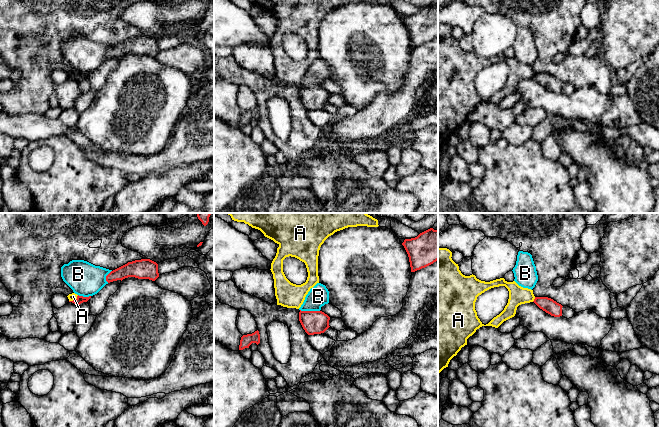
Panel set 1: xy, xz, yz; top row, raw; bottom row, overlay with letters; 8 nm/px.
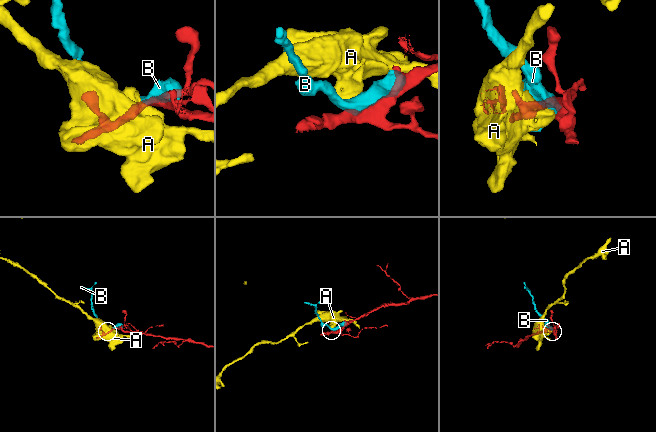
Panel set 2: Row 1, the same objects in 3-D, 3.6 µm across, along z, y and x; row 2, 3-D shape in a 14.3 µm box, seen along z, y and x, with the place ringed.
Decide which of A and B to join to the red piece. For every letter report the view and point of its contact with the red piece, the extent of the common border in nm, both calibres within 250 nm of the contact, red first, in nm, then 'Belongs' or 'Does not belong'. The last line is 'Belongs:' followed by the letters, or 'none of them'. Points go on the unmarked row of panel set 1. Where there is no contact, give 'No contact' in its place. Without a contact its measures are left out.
A: Touches red at xy (74, 76). Shared border 90 nm. Thickness 60 nm (red) against 60 nm. Does not belong
B: Touches red at xz (310, 87). Shared border 160 nm. Thickness 190 nm (red) against 170 nm. Does not belong
Belongs: none of them

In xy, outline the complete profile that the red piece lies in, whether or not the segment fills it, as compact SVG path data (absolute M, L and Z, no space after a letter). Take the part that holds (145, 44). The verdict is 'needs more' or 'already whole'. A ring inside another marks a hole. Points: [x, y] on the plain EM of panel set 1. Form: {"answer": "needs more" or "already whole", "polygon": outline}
{"answer": "already whole", "polygon": "M150 35L128 38L127 40L111 47L106 52L106 57L108 59L117 56L122 57L128 53L155 57L159 53L158 40Z"}

